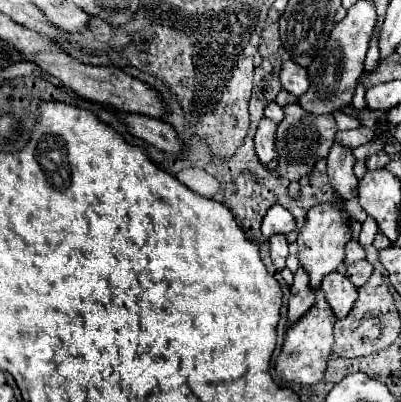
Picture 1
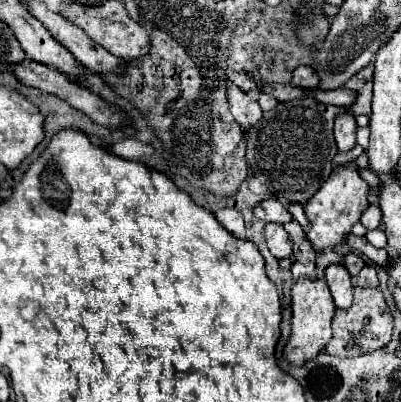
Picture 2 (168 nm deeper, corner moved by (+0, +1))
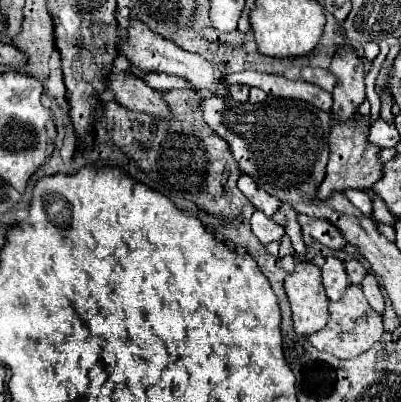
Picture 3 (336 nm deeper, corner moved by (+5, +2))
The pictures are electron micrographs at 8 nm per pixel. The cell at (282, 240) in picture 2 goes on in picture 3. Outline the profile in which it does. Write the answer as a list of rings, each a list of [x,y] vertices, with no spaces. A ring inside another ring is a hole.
[[[258,210],[250,218],[250,226],[252,226],[252,232],[258,236],[258,240],[264,246],[270,242],[278,242],[284,236],[284,228],[280,224],[274,224],[272,218],[268,218],[266,214],[262,214]]]

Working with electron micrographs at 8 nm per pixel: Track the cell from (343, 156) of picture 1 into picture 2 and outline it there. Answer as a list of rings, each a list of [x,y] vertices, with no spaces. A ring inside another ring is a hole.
[[[349,109],[339,113],[339,117],[335,117],[335,141],[337,141],[339,153],[353,149],[355,131],[357,131],[357,123],[355,123],[355,117],[351,115]]]

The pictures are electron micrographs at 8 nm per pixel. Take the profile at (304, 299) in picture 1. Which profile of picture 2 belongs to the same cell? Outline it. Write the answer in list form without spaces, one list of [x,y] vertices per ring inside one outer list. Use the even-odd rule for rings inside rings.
[[[289,221],[287,225],[283,225],[285,231],[289,235],[293,235],[293,255],[295,255],[295,263],[291,267],[293,279],[299,277],[317,277],[315,273],[315,251],[311,249],[311,243],[307,241],[305,231],[299,227],[297,221]]]

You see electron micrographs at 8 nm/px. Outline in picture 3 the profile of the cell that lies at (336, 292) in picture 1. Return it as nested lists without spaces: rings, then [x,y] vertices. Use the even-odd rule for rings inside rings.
[[[330,256],[326,258],[324,266],[322,266],[322,278],[324,278],[324,288],[330,300],[340,300],[348,288],[348,276],[344,270],[344,264]]]

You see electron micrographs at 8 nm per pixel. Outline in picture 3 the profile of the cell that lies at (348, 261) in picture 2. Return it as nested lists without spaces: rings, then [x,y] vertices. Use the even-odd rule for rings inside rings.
[[[350,260],[350,262],[346,262],[344,266],[346,266],[346,272],[348,272],[350,284],[360,284],[362,278],[366,276],[366,268],[364,268],[358,260]]]

